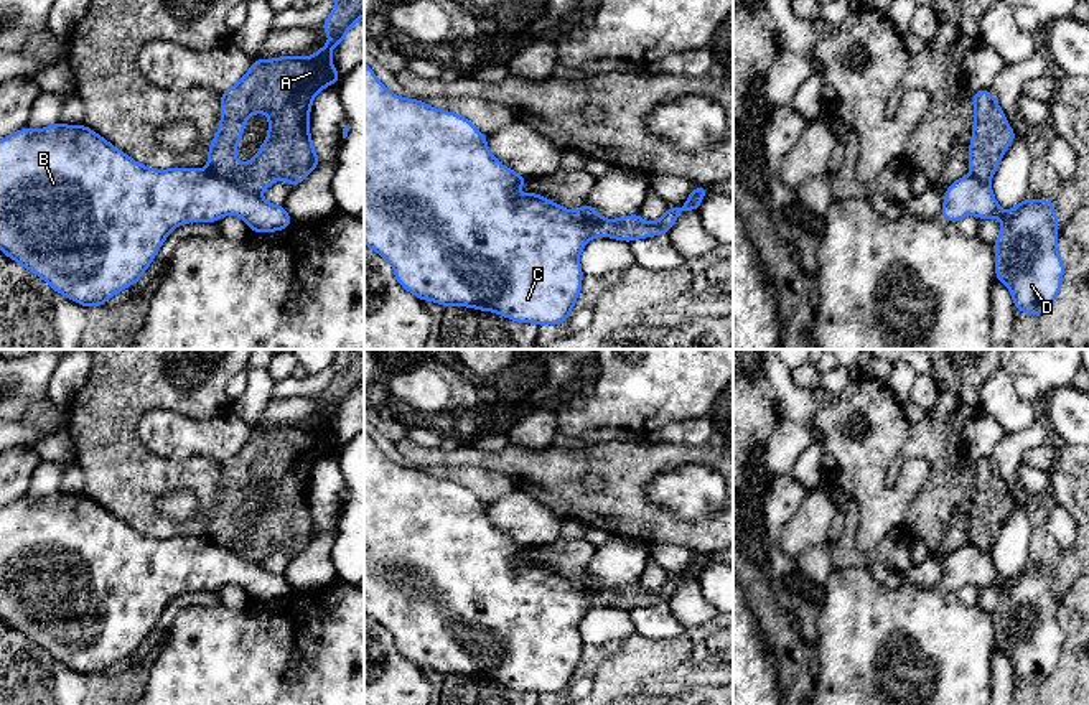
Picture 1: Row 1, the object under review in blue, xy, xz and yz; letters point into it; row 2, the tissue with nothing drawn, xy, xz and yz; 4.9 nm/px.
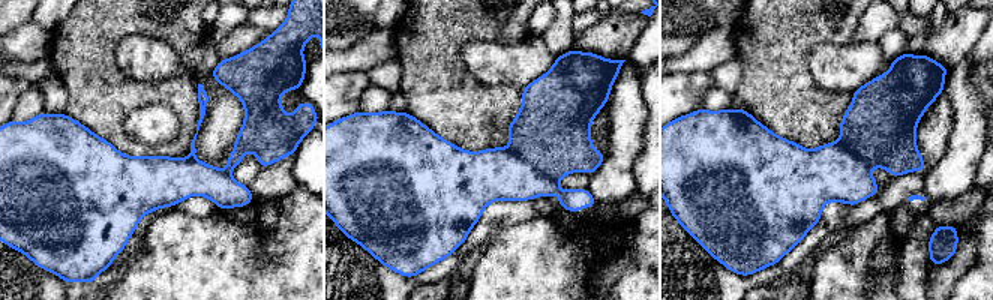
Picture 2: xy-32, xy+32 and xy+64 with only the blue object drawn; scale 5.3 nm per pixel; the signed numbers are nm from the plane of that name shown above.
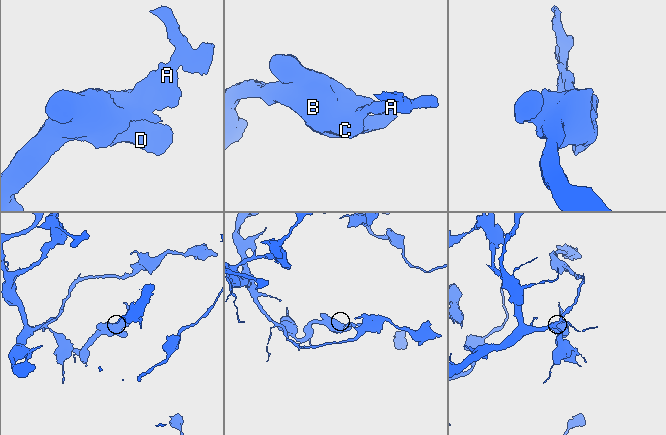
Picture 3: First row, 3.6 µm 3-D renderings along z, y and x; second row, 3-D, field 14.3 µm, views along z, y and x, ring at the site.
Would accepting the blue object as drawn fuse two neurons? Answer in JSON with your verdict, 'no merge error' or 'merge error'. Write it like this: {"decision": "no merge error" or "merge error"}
{"decision": "merge error"}

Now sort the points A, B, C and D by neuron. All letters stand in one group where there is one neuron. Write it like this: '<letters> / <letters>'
A / B C D

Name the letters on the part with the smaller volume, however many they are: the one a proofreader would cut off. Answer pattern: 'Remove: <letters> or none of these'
Remove: A

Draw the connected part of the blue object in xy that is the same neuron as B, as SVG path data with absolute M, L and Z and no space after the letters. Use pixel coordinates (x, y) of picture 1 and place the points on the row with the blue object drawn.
M58 122L40 130L23 127L0 140L0 250L41 277L54 292L87 308L100 306L117 292L137 283L175 227L214 222L226 214L239 216L254 232L277 232L293 222L283 206L209 170L147 168L84 124Z

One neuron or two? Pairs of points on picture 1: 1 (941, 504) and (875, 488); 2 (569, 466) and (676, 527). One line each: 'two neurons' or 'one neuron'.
1: two neurons
2: one neuron

